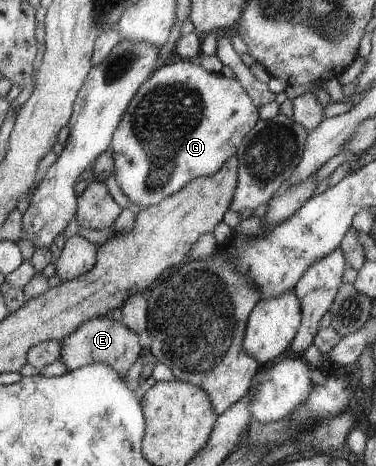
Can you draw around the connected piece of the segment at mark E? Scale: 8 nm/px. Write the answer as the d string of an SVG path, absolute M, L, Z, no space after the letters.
M110 316L88 320L67 338L61 341L60 362L69 372L91 364L106 364L114 368L121 376L127 374L135 360L142 355L139 334L133 332L128 325L116 322Z

